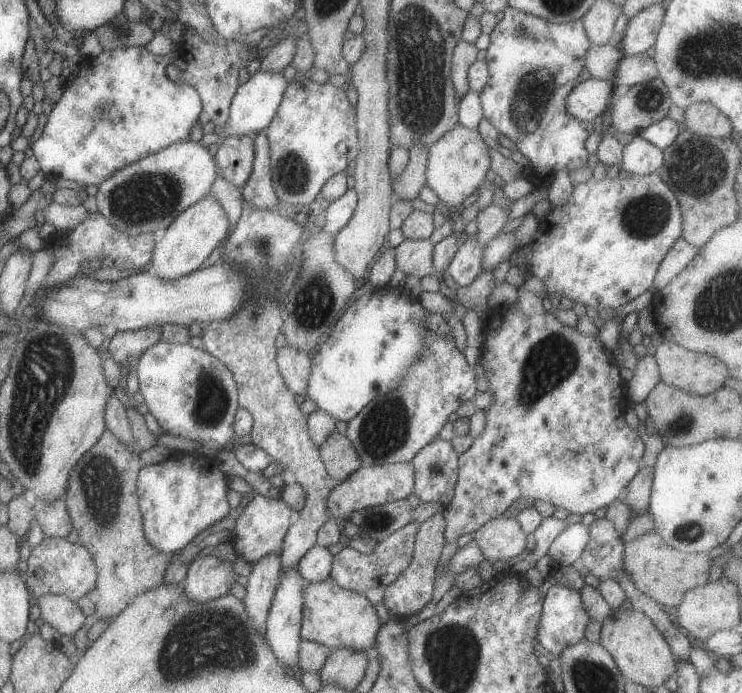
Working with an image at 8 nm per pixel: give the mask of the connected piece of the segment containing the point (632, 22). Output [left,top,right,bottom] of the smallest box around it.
[615,3,665,56]

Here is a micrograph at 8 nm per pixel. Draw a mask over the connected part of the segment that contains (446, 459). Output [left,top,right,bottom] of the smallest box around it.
[411,439,459,507]

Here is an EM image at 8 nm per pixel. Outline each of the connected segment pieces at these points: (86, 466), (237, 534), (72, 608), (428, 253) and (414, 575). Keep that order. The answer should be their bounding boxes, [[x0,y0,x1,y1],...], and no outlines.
[[65,428,173,621],[232,494,292,566],[33,595,87,635],[395,239,436,279],[383,511,447,620]]

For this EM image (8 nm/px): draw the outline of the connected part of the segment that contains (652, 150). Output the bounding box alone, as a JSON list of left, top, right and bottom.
[620,135,663,177]

